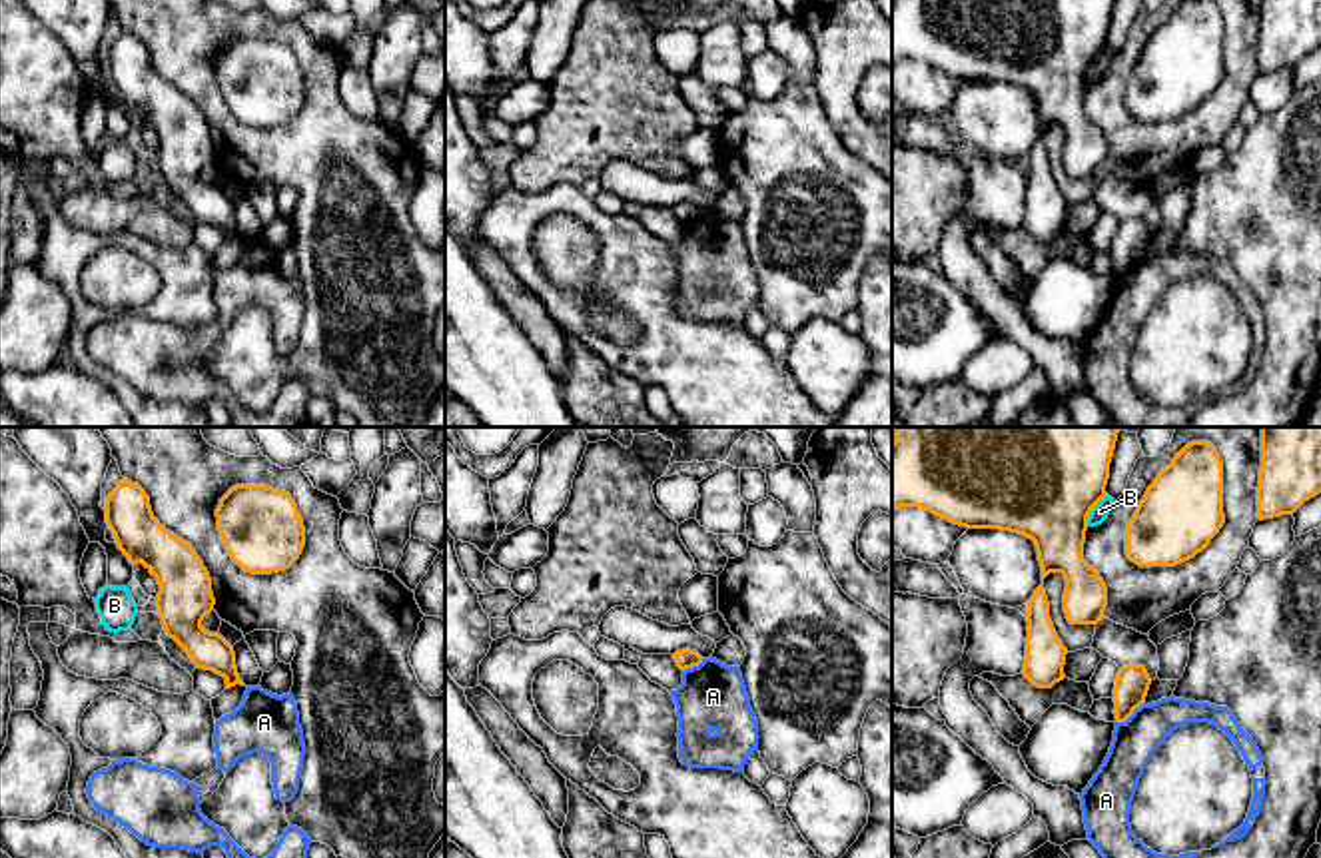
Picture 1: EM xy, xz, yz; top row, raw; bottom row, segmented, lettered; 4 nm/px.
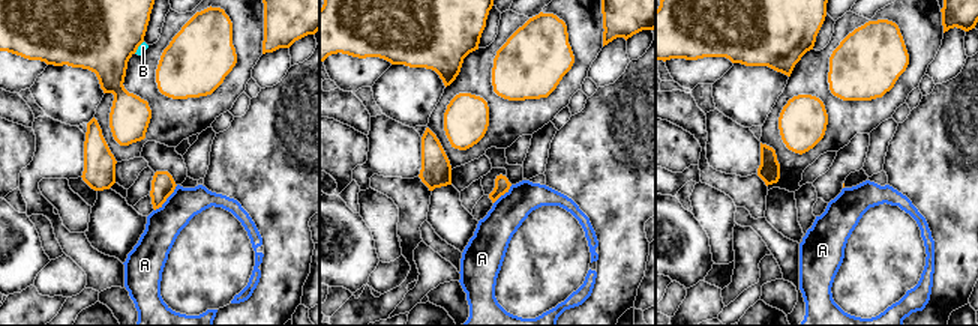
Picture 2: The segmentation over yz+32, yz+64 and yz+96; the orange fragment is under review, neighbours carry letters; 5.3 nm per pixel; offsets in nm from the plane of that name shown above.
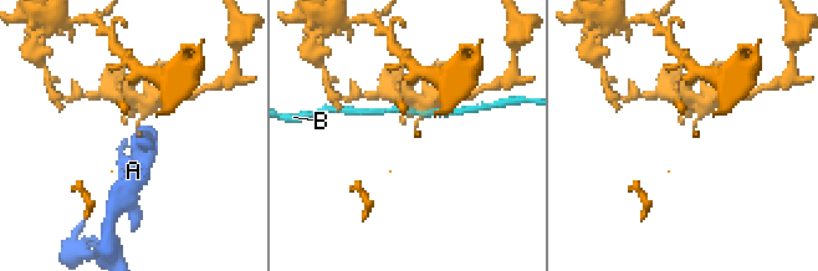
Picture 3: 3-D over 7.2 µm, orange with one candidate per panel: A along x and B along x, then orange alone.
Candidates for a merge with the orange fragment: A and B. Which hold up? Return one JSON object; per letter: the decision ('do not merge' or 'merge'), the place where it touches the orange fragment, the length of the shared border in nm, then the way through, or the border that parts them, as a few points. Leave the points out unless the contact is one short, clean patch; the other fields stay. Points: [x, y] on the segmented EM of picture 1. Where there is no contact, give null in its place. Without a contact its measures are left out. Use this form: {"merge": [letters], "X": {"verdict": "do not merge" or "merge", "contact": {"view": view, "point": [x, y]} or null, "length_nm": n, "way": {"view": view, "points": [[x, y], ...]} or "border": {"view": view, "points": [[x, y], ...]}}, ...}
{"merge": [], "A": {"verdict": "do not merge", "contact": {"view": "yz", "point": [1128, 717]}, "length_nm": 140, "border": {"view": "yz", "points": [[1142, 703], [1124, 721], [1116, 723]]}}, "B": {"verdict": "do not merge", "contact": {"view": "yz", "point": [1092, 507]}, "length_nm": 150}}

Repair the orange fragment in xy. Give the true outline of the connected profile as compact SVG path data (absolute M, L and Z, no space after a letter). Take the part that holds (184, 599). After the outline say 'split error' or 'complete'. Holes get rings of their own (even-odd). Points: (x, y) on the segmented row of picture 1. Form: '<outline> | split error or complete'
M128 479L108 495L106 523L128 561L142 563L156 577L156 607L166 635L198 668L223 676L225 688L245 686L237 674L233 646L202 627L216 599L210 573L196 549L160 525L146 491Z | complete

